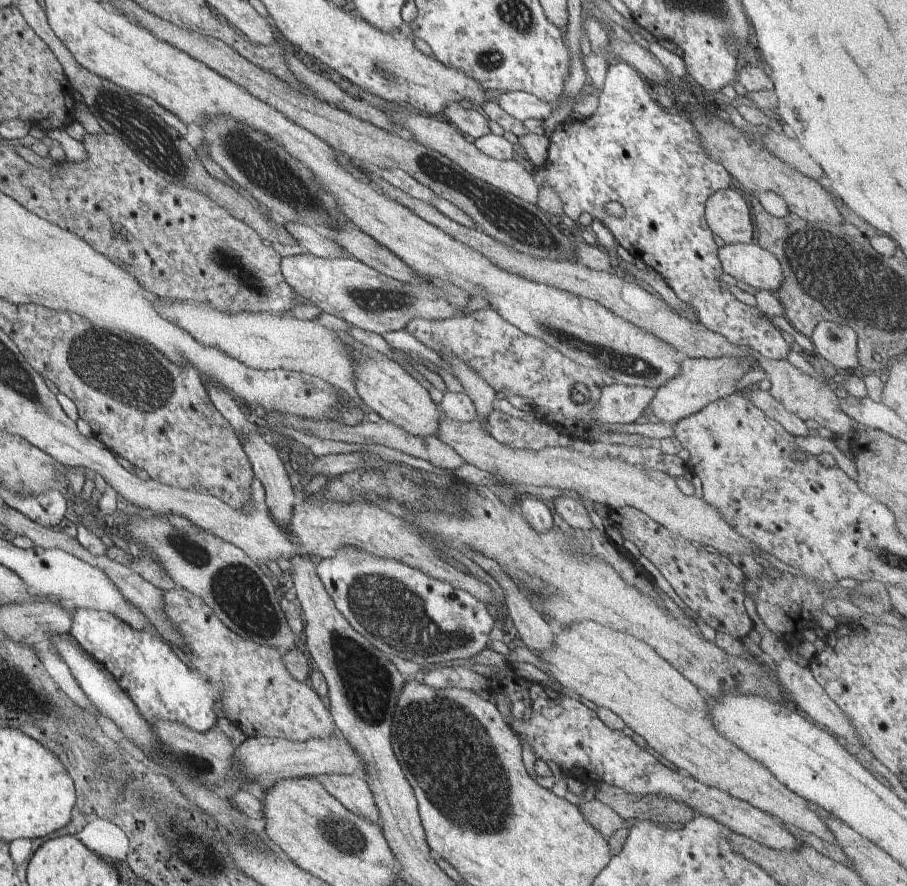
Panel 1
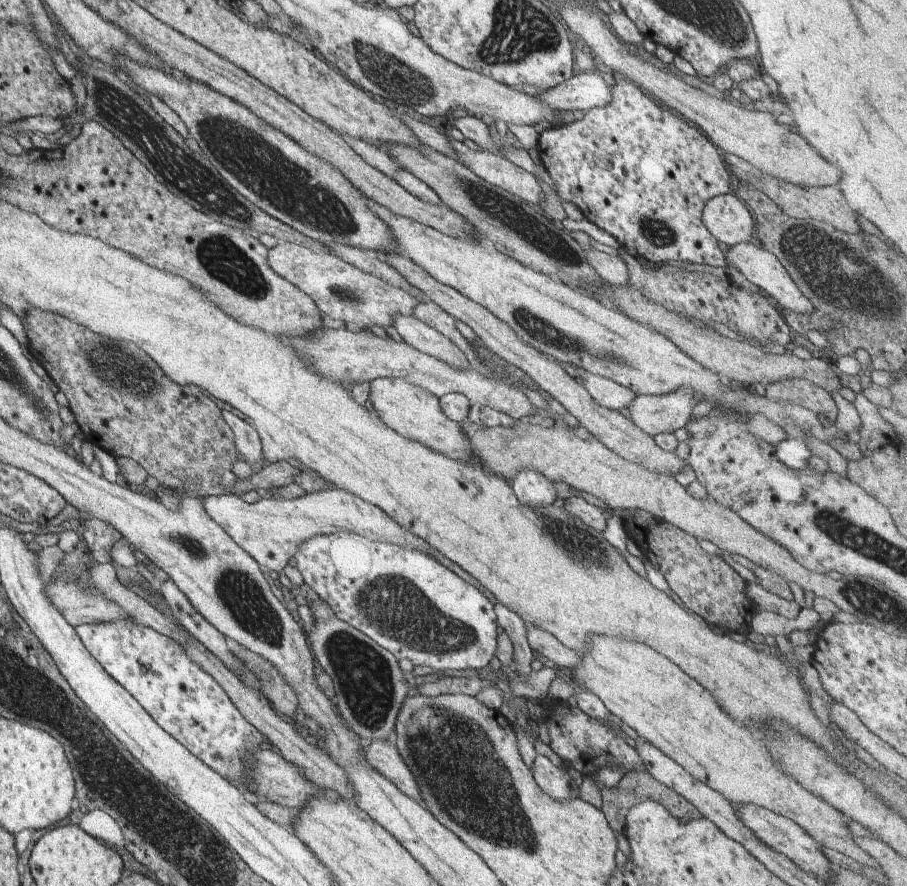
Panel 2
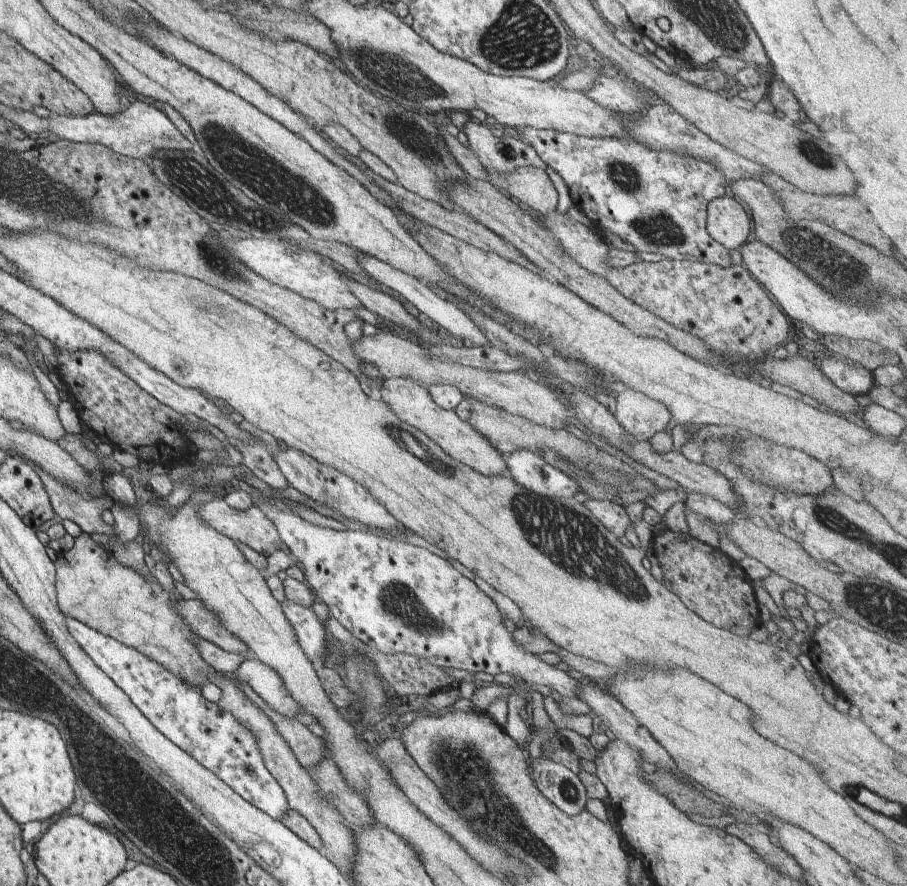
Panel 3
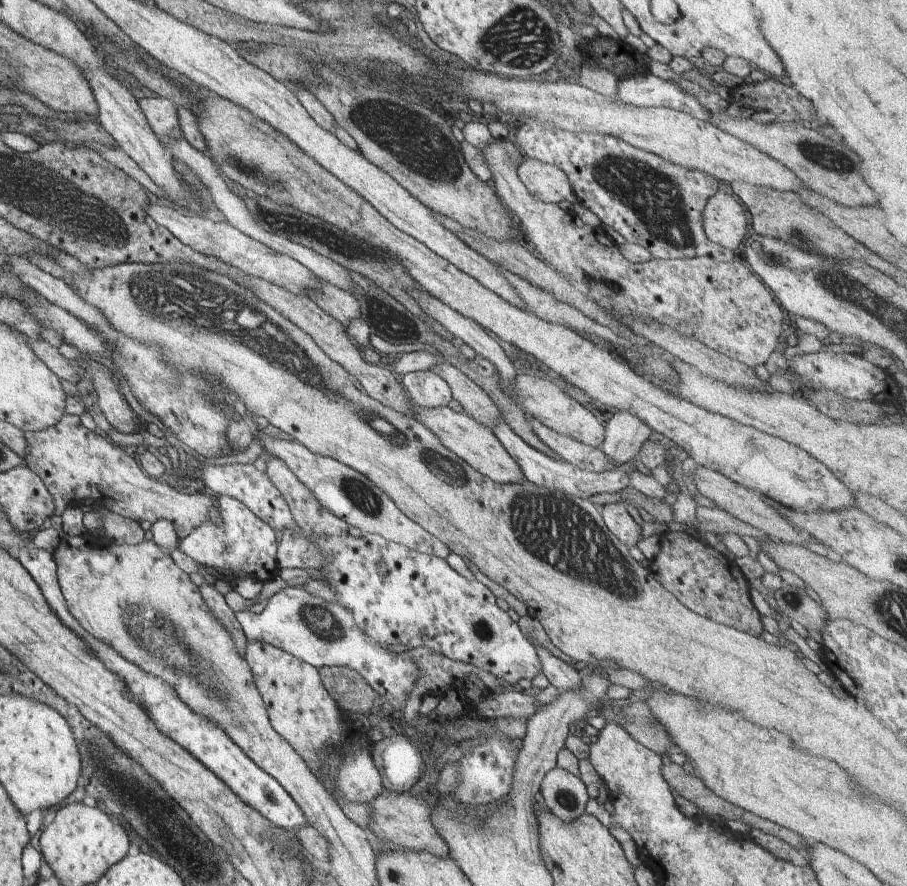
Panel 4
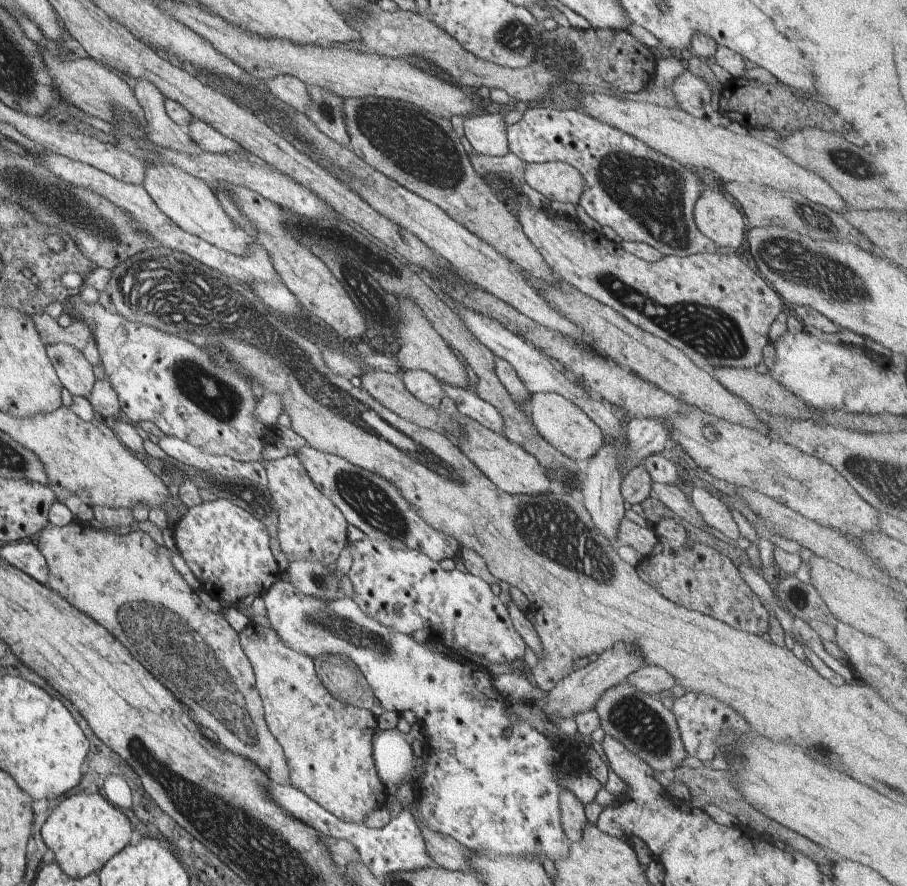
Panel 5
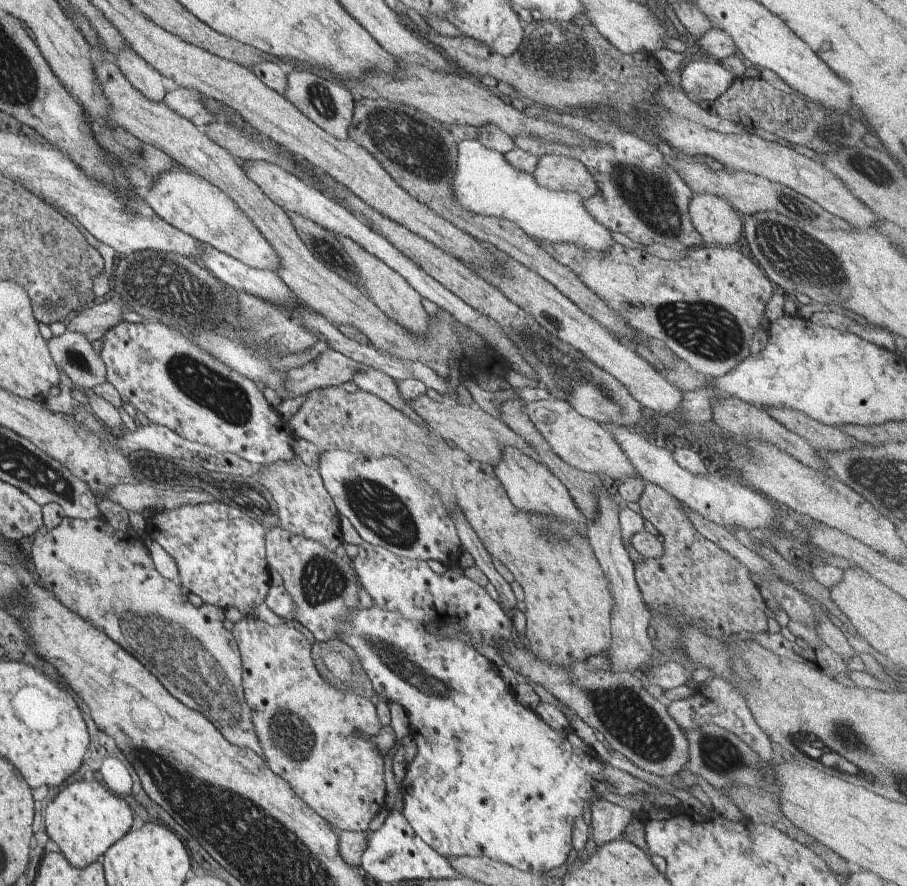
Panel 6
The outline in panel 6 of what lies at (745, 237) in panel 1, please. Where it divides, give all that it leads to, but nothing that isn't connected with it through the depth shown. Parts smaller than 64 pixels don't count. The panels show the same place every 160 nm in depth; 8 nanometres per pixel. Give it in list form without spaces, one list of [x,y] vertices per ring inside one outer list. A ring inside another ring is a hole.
[[[696,193],[689,204],[691,221],[706,244],[737,247],[742,236],[742,222],[727,200],[712,193]]]

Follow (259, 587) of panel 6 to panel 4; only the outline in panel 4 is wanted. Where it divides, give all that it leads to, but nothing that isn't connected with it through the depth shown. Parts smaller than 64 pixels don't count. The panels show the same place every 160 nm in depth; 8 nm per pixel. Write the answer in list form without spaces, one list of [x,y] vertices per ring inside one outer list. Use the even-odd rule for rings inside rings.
[[[221,495],[215,504],[218,505],[222,517],[222,526],[216,526],[212,521],[207,520],[185,536],[177,547],[200,564],[216,569],[232,568],[246,575],[235,578],[256,579],[262,583],[276,578],[279,564],[276,558],[278,540],[276,540],[274,529],[234,497]]]

